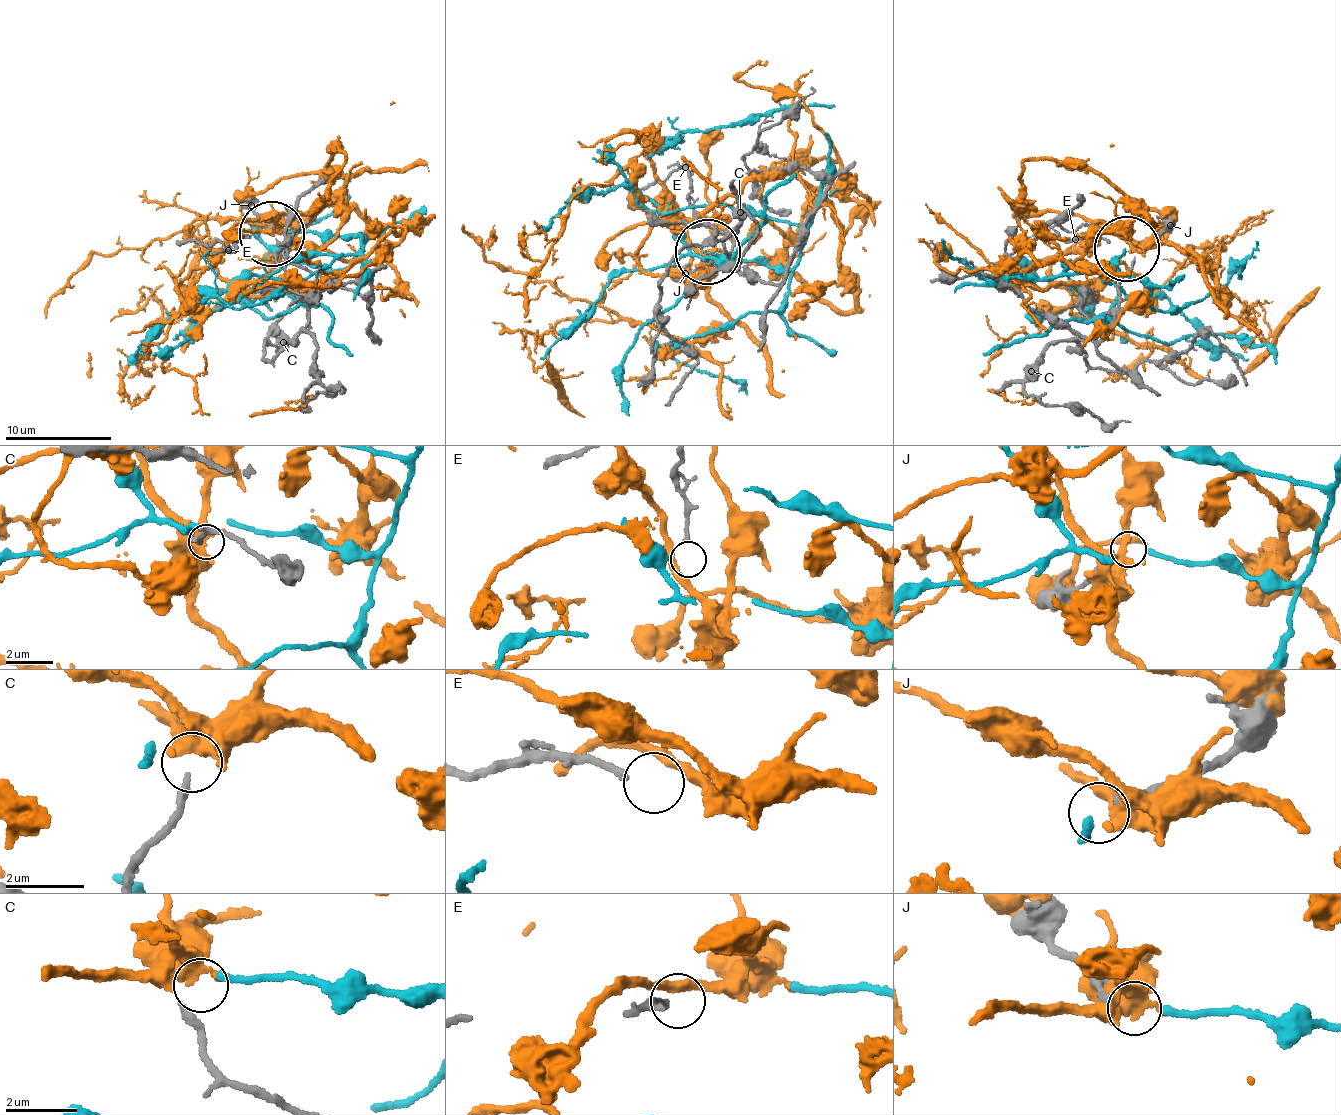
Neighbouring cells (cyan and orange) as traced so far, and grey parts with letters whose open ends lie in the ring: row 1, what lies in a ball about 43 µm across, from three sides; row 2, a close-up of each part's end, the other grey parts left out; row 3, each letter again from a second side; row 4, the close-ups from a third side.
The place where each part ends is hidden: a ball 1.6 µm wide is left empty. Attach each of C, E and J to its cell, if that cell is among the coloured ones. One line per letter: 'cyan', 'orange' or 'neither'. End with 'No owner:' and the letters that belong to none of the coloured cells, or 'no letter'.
C: neither
E: neither
J: cyan
No owner: C, E

